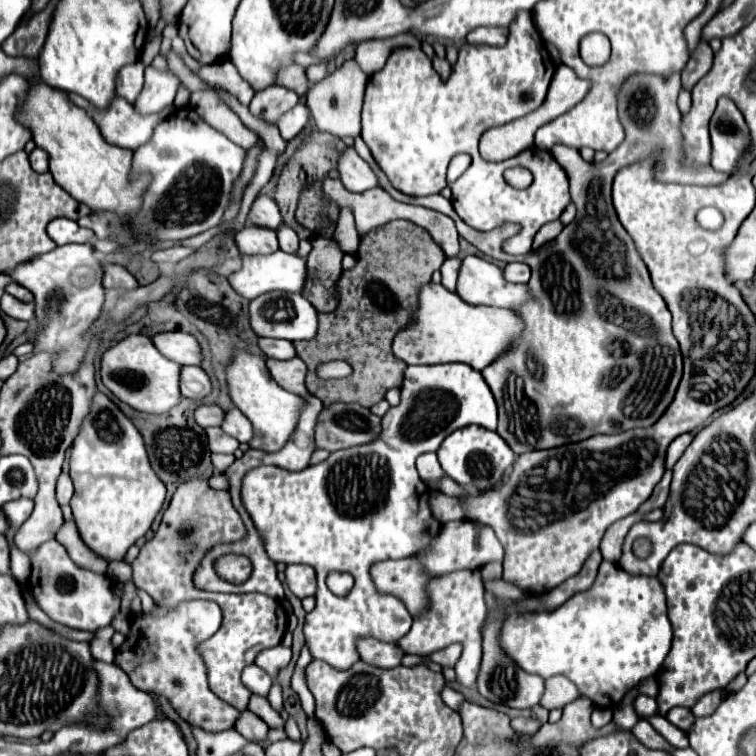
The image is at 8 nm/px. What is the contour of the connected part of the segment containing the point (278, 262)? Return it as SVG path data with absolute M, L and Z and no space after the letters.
M274 251L272 255L242 255L242 267L234 271L228 281L232 283L232 289L244 299L256 299L258 295L274 289L302 293L306 281L306 261L298 255L288 255L284 251Z

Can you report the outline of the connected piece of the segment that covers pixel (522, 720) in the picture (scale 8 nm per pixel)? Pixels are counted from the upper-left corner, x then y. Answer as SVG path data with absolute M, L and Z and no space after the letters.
M516 717L512 719L512 729L520 735L534 735L540 729L540 721L534 717Z

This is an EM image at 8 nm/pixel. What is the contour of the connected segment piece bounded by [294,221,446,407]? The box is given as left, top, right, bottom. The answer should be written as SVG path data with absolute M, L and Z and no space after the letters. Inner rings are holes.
M392 221L360 237L356 265L342 271L336 283L336 311L318 315L316 339L294 343L296 355L308 365L306 387L314 397L324 405L344 401L372 407L384 399L390 387L400 387L406 365L392 355L392 339L398 329L410 323L418 305L420 285L430 281L444 259L446 255L430 239L430 233L410 221ZM332 359L344 359L352 367L352 375L344 379L320 379L316 365Z

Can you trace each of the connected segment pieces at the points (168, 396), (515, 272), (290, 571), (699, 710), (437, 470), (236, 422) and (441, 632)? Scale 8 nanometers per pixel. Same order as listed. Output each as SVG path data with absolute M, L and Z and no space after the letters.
M128 335L102 353L102 383L126 405L144 413L166 413L180 401L180 365L166 359L146 335Z
M510 263L504 267L504 279L510 283L528 283L530 267L526 263Z
M286 565L286 585L298 597L310 597L316 593L316 575L310 565Z
M721 690L706 693L706 695L692 707L692 713L694 713L696 717L700 717L700 715L710 715L710 713L713 713L717 709L723 698L724 694Z
M436 453L420 455L416 461L416 467L418 467L418 473L422 479L440 479L444 475L444 471L436 459Z
M228 409L224 415L224 423L220 425L224 433L232 435L234 439L238 439L240 443L248 443L252 439L252 423L246 419L246 415L242 411Z
M454 571L452 575L432 579L428 587L436 591L436 595L432 595L436 603L428 603L426 609L418 617L414 617L412 631L408 631L408 635L404 635L404 639L400 639L400 643L396 645L406 654L427 656L435 652L435 649L444 649L452 643L460 643L462 655L456 663L456 681L466 687L476 687L476 675L482 659L480 625L486 619L482 575L478 575L478 571Z

